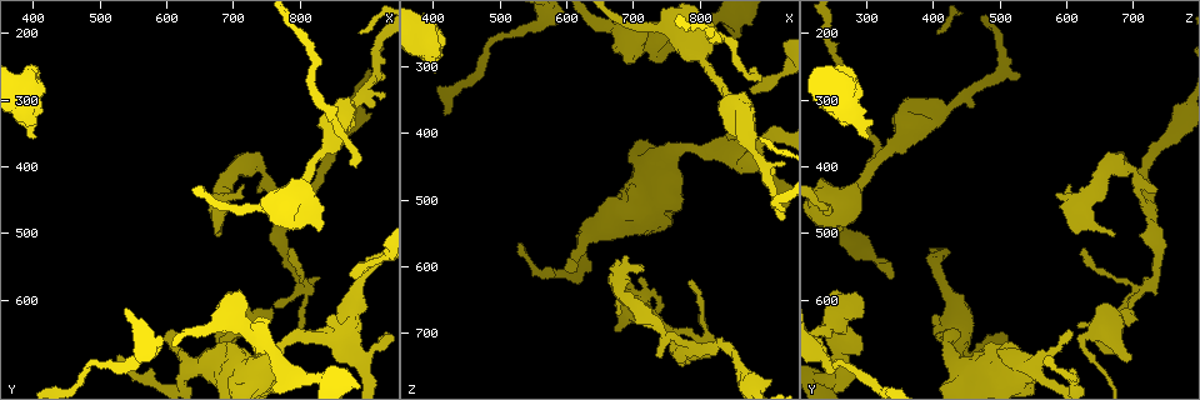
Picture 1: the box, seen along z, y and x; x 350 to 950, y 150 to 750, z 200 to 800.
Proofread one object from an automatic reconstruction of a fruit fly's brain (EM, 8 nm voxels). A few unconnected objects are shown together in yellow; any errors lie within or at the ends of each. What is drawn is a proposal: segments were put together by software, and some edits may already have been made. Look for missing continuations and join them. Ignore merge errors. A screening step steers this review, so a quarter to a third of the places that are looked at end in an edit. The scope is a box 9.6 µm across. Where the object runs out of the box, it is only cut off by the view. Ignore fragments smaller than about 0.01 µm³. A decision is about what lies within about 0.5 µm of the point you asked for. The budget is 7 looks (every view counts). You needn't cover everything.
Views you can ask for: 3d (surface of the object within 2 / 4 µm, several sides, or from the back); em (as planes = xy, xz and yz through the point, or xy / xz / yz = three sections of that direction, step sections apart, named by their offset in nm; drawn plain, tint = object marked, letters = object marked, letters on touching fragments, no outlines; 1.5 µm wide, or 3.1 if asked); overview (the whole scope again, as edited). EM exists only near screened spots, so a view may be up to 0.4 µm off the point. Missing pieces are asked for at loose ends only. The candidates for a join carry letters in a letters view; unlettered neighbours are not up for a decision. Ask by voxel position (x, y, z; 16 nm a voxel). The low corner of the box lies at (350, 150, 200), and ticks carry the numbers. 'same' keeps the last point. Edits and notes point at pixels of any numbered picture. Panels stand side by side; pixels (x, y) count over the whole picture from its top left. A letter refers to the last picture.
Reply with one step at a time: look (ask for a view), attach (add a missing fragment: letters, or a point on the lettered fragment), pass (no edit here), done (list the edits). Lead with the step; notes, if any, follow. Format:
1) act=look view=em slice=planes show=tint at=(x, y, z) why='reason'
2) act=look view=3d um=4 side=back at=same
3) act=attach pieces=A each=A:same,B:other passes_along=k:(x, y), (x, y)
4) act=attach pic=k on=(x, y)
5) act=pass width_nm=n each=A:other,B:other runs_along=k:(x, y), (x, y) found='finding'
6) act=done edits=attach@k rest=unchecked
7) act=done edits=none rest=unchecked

act=look view=em slice=planes show=letters at=(405, 355, 300) why='end of a long branch'

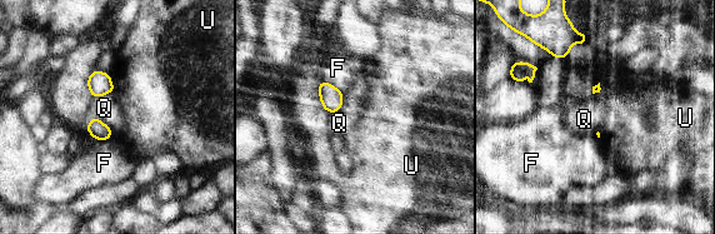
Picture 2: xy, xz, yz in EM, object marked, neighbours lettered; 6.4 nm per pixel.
act=pass each=F:other,Q:other,U:other border=2:(84, 127), (95, 116), (114, 134) found='no lettered fragment goes on from it'

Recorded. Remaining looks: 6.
act=look view=em slice=planes show=letters at=(730, 435, 735) why='an open end'

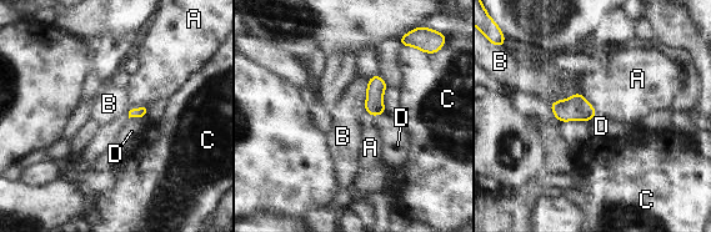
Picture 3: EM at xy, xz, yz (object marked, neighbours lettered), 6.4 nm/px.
act=pass each=A:other,B:other,C:other,D:other border=3:(369, 80), (364, 111) found='no lettered fragment goes on from it'

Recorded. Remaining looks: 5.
act=look view=3d um=4 at=(680, 505, 670) why='branch stops here'

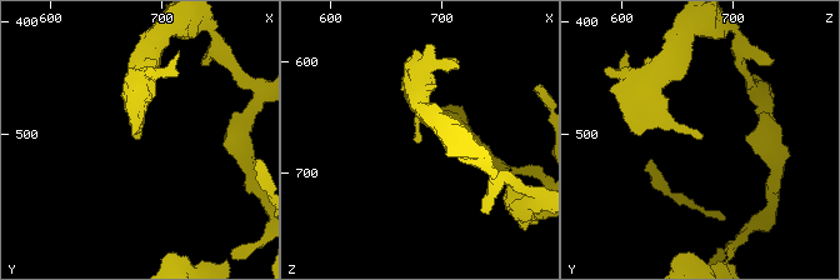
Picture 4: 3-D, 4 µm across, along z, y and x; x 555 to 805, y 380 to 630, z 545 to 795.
act=look view=em slice=xz step=4 show=letters at=(674, 506, 668)

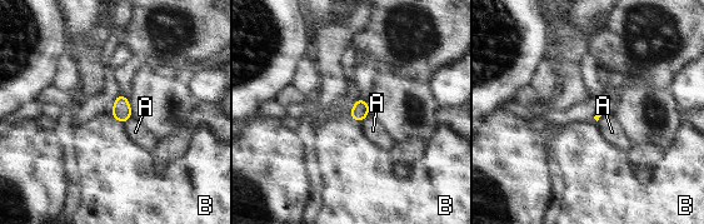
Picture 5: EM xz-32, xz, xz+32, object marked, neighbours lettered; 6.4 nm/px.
act=pass each=A:other,B:other border=5:(110, 115), (123, 124) found='none of them fits'

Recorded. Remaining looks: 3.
act=done edits=none rest=unchecked

